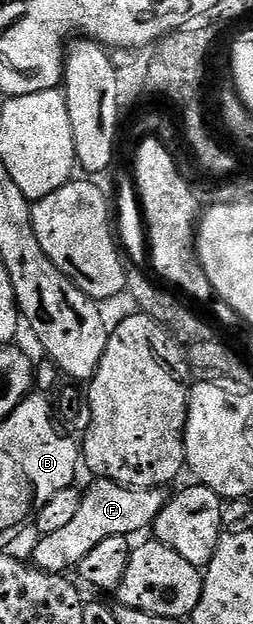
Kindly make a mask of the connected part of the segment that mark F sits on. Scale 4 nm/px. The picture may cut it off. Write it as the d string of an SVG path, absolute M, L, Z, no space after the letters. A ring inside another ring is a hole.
M102 479L92 480L92 485L85 489L81 499L81 507L77 507L77 515L65 527L52 533L44 533L35 545L33 564L36 569L44 569L47 573L66 574L67 569L74 570L101 543L101 539L114 537L130 538L131 533L139 533L142 529L150 530L159 513L169 498L166 488L131 489L128 485L119 485L115 481Z

